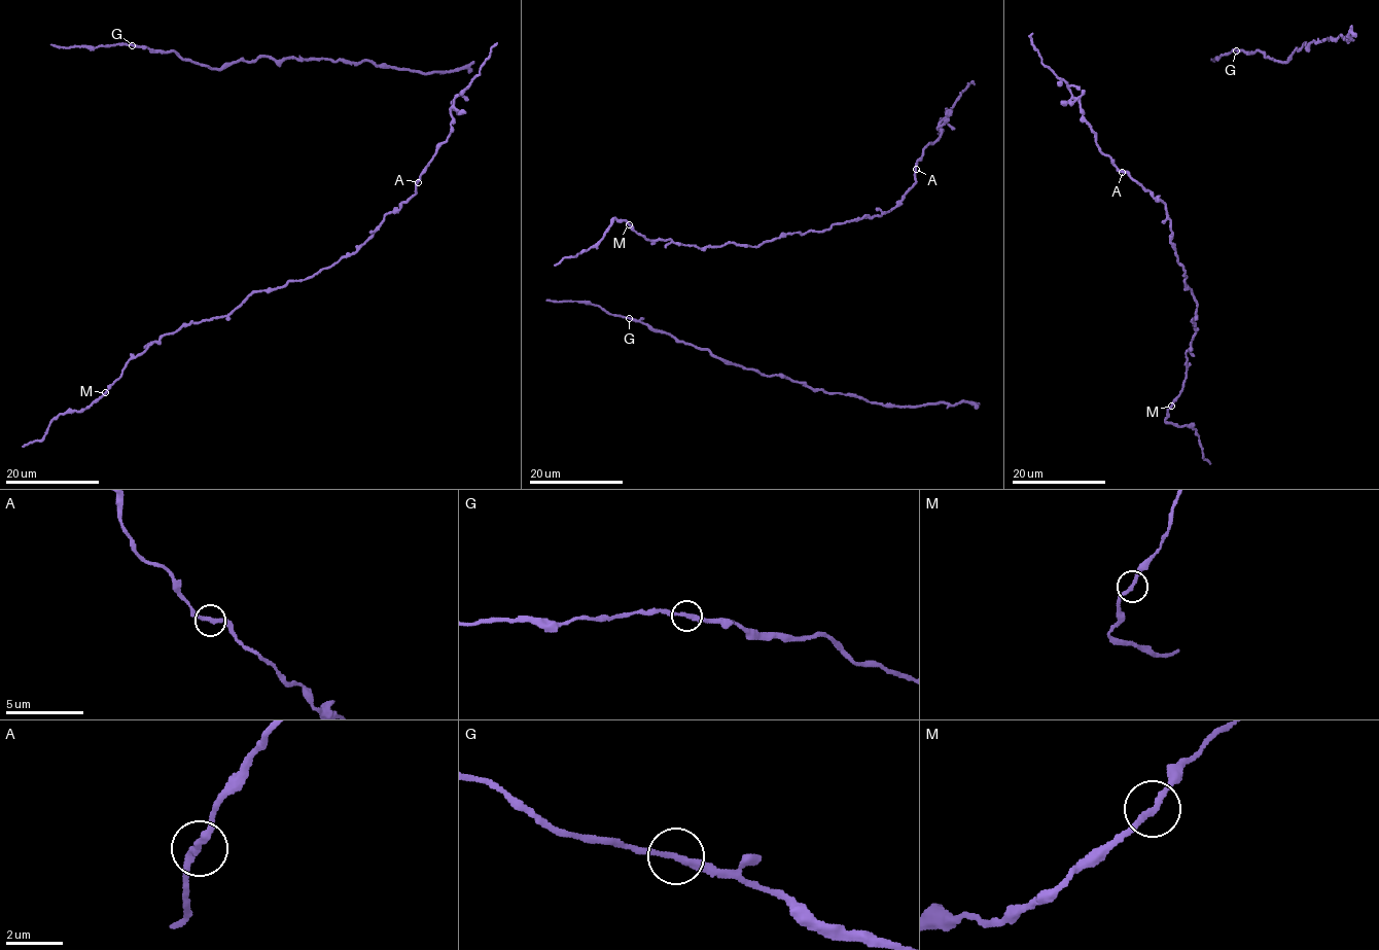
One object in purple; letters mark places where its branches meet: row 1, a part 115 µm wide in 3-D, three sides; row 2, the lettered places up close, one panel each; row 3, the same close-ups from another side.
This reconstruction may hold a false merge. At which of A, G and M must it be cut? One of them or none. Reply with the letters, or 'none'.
none

